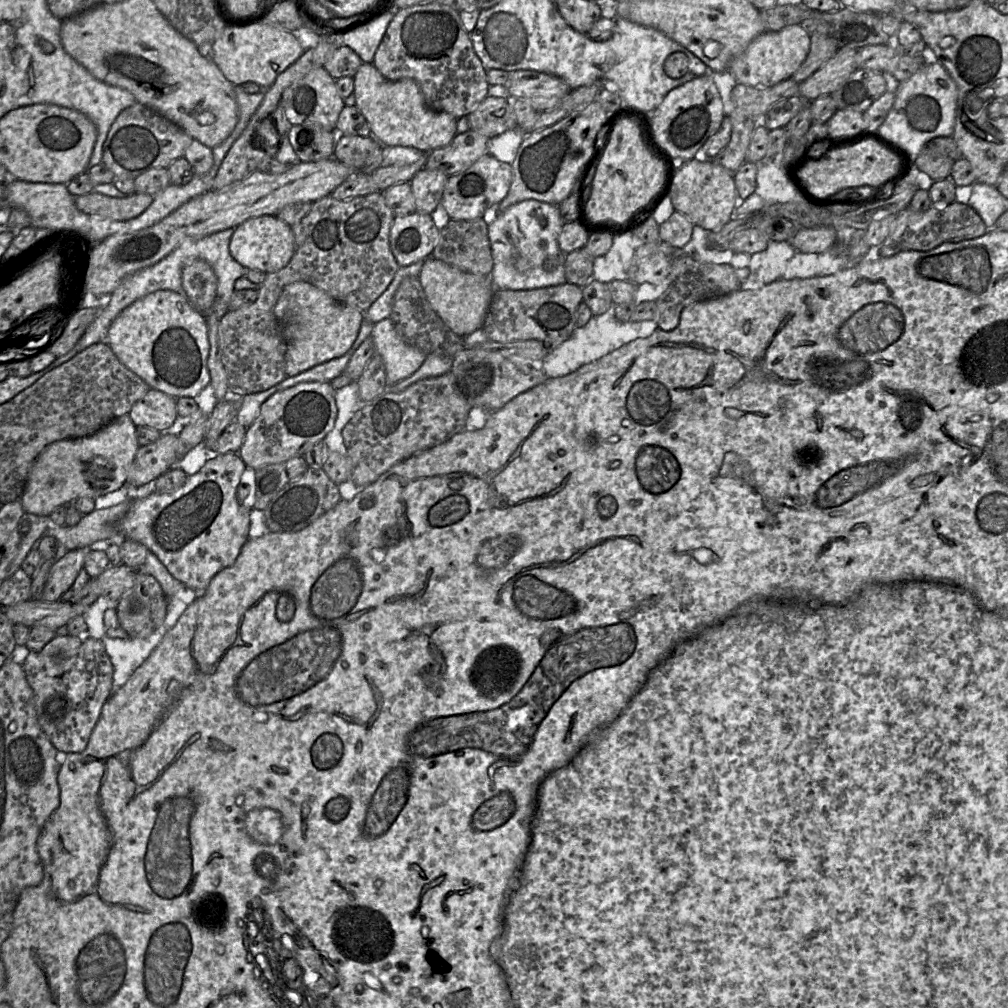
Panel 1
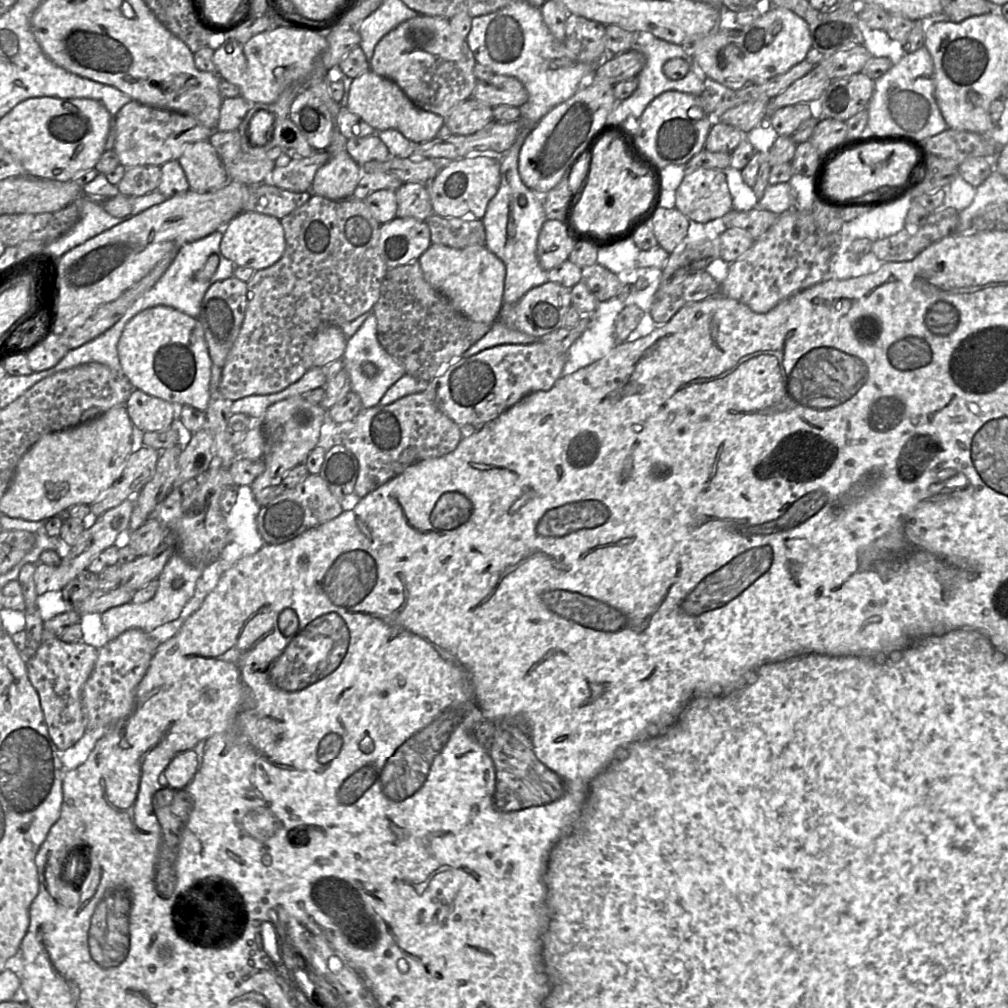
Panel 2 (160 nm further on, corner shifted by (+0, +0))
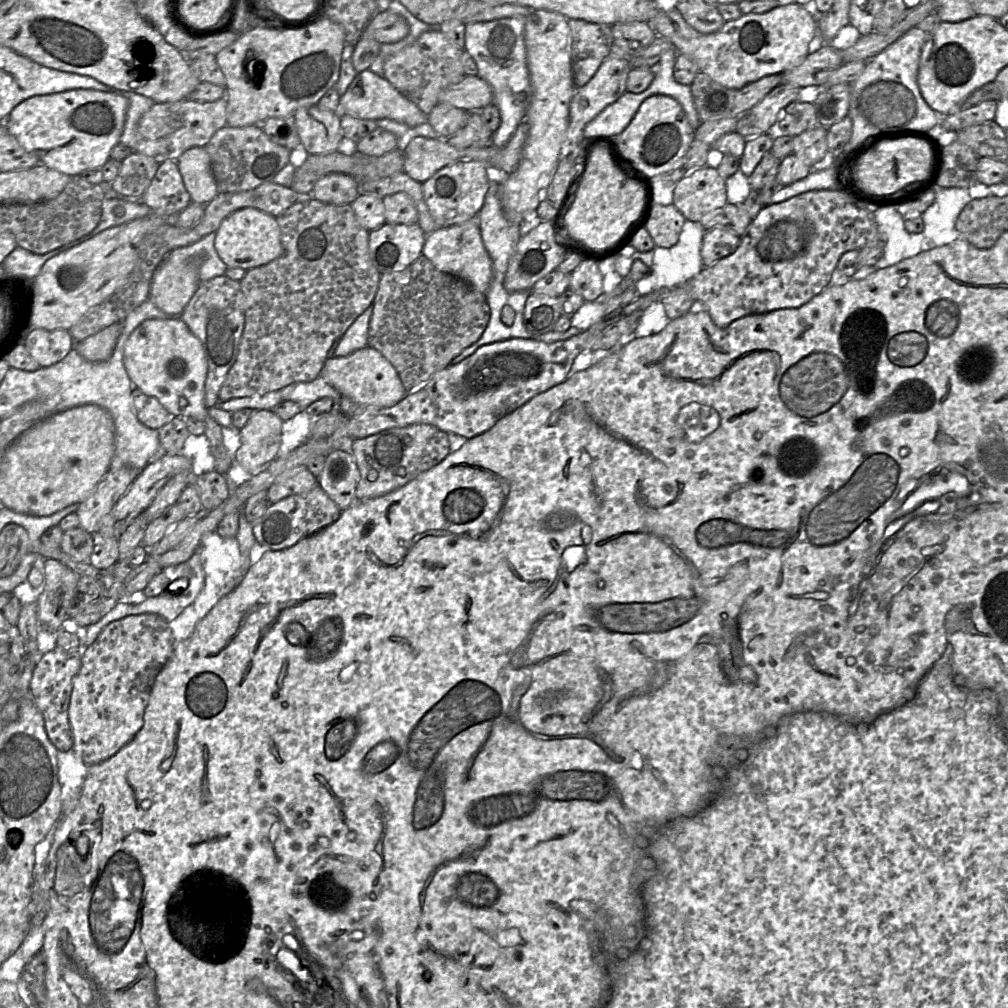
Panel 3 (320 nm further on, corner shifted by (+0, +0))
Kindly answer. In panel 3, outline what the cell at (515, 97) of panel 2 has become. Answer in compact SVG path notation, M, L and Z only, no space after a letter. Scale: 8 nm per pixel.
M465 76L438 95L439 103L451 104L467 112L480 111L493 103L491 86L478 76Z

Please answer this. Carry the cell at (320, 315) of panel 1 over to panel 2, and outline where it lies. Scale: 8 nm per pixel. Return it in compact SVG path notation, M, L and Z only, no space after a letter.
M328 326L315 336L312 345L314 367L324 367L343 357L347 338L341 327Z

